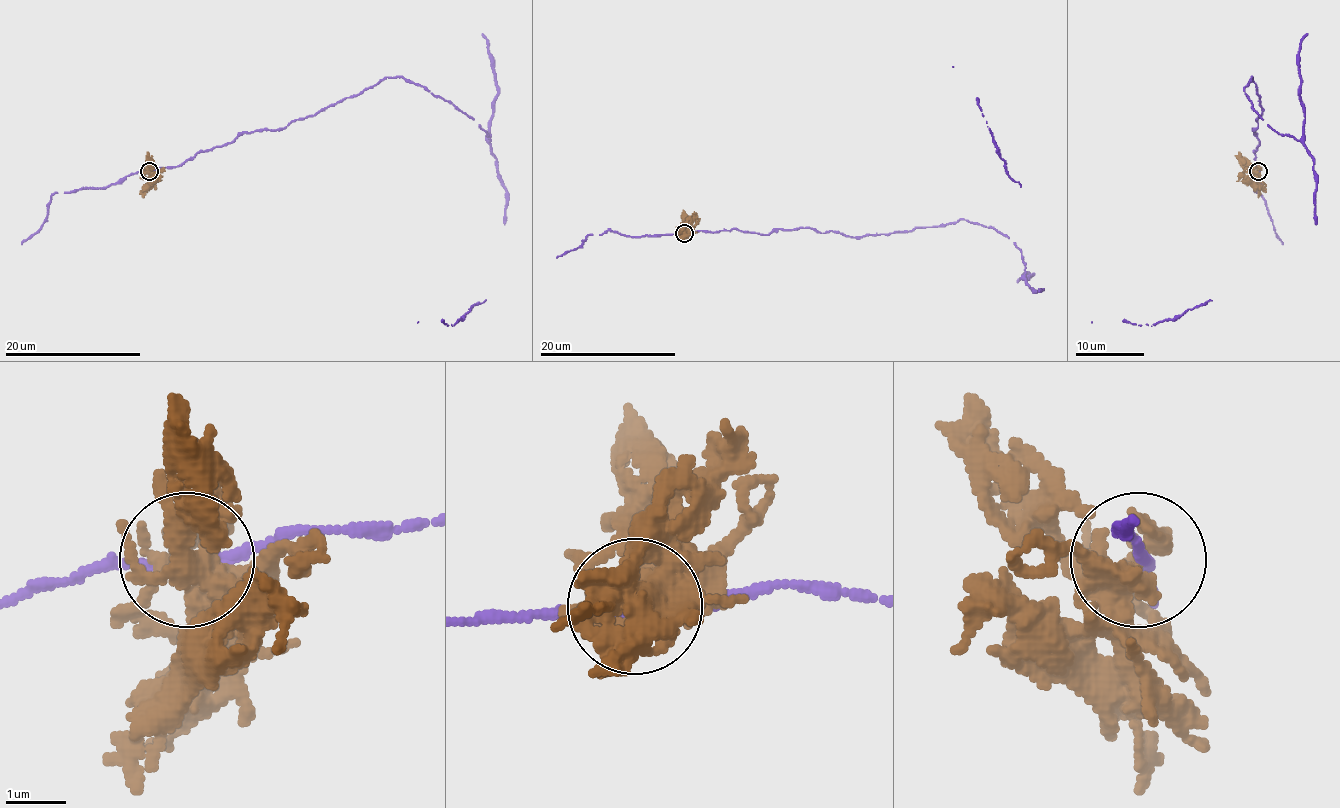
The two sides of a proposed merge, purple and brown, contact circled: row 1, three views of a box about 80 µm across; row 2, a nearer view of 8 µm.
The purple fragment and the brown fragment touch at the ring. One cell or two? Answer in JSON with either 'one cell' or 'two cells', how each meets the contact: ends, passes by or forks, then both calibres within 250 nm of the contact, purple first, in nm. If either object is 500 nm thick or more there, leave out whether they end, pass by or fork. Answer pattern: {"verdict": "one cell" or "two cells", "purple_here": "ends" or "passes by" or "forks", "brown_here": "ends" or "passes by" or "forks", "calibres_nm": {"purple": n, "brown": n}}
{"verdict": "two cells", "purple_here": "passes by", "brown_here": "passes by", "calibres_nm": {"purple": 160, "brown": 320}}

